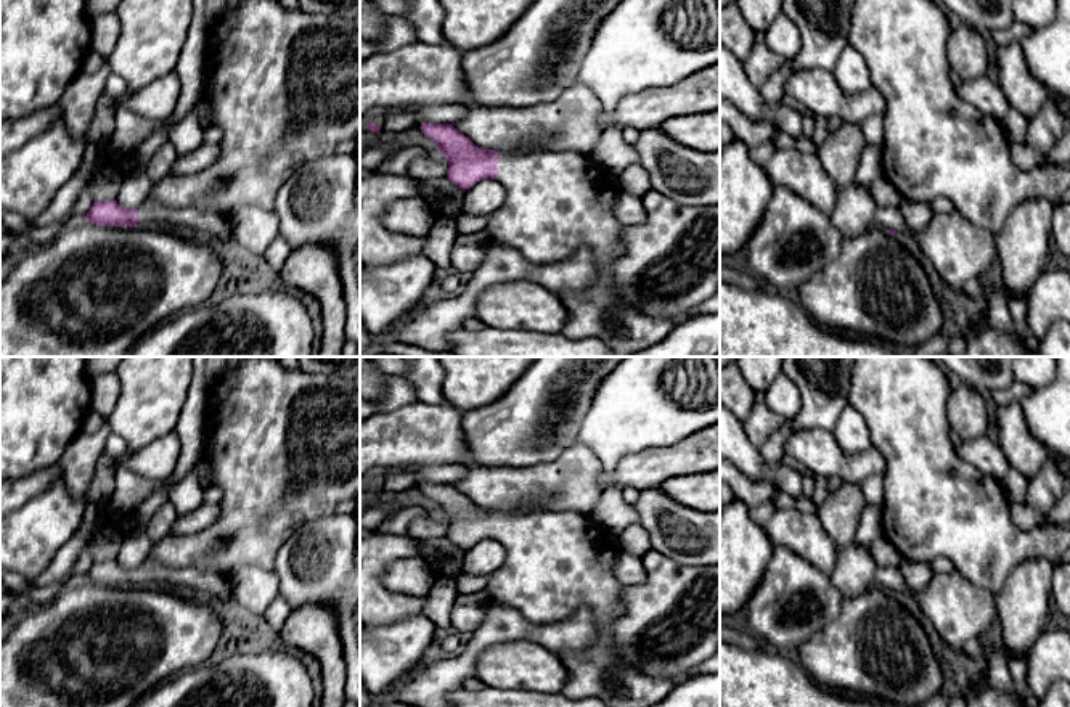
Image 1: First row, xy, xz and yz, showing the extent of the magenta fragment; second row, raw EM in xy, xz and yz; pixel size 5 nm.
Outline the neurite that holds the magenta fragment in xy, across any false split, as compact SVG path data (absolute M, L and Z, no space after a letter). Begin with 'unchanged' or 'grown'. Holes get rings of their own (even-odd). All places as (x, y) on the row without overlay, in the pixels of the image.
grown; M116 559L93 562L84 582L101 586L164 586L202 595L210 601L233 599L230 577L194 567L167 569L146 561L138 569L124 569Z

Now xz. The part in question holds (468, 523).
grown; M423 482L423 493L439 505L448 519L447 538L459 550L471 550L477 541L498 540L506 559L488 577L488 601L516 607L529 622L546 625L564 620L582 607L591 609L601 627L598 641L583 654L556 654L569 668L569 680L561 694L569 699L599 697L609 707L651 707L665 699L676 686L670 678L651 678L625 664L612 652L607 631L612 617L622 609L623 585L615 578L614 567L622 548L617 535L593 522L586 514L529 511L498 513L476 506L451 484Z

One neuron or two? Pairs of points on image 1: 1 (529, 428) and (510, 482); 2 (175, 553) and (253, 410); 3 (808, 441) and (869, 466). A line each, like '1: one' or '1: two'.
1: two
2: one
3: one

